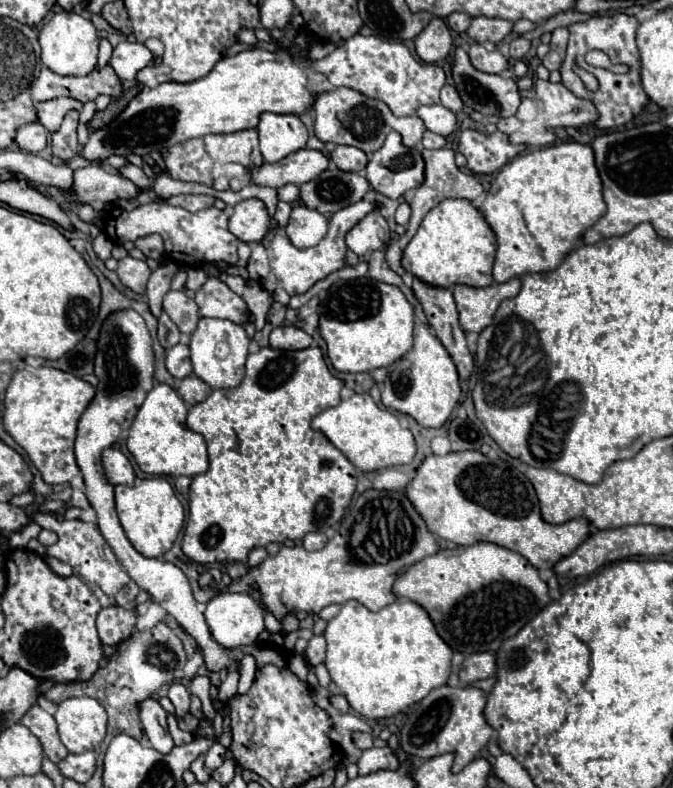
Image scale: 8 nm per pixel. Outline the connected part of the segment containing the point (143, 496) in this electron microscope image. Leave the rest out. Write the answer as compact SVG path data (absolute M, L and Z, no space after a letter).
M161 477L143 479L131 487L117 485L115 487L115 505L117 505L117 515L119 515L119 521L123 525L127 539L145 557L163 557L171 549L171 545L185 521L183 505L175 497L173 487Z

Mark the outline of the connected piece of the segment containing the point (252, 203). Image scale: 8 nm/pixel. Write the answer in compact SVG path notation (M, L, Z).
M245 199L235 205L229 217L229 231L243 243L257 243L269 229L269 215L259 199Z

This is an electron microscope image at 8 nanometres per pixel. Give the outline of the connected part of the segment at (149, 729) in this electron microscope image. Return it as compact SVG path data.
M151 697L143 699L139 703L139 717L143 723L143 731L149 737L153 749L157 749L159 753L167 755L171 753L171 749L175 747L169 731L167 731L167 713L165 709Z

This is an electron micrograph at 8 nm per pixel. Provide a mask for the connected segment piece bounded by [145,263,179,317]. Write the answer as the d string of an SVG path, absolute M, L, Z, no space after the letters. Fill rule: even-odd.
M167 263L165 267L157 267L151 277L149 277L149 283L147 283L147 303L149 303L149 309L155 317L161 315L161 299L163 295L169 291L169 283L171 283L171 277L173 273L179 269L177 263Z

